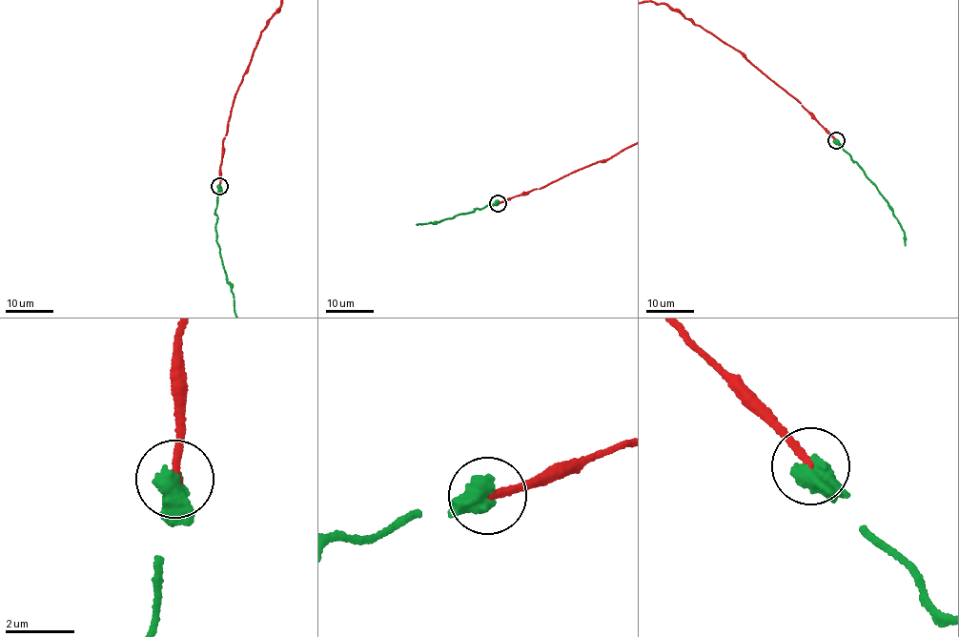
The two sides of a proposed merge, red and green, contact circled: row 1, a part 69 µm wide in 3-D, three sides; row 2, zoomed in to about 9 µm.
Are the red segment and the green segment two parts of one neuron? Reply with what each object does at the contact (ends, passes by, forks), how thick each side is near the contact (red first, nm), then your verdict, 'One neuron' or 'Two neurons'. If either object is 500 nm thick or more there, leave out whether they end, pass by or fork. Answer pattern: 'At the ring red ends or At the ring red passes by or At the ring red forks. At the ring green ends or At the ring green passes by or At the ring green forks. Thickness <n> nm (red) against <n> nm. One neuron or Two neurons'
Thickness 220 nm (red) against 700 nm. Two neurons

